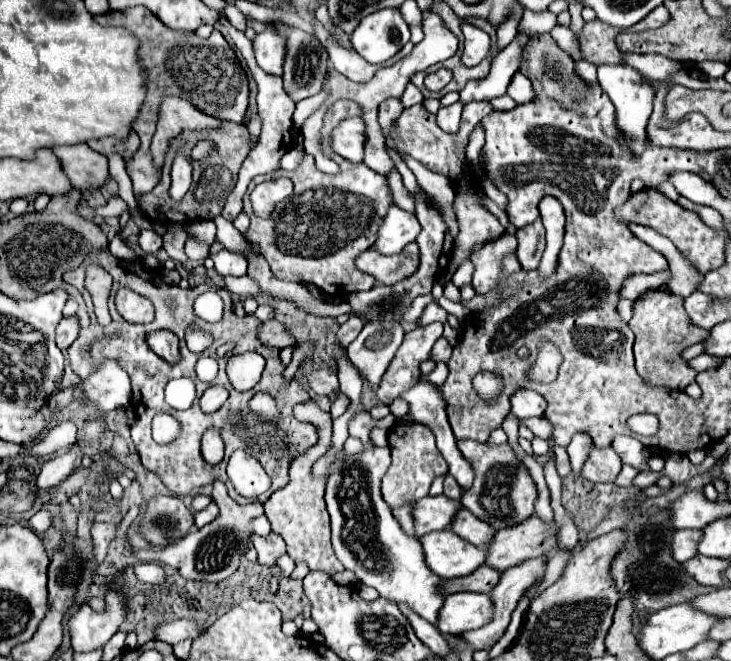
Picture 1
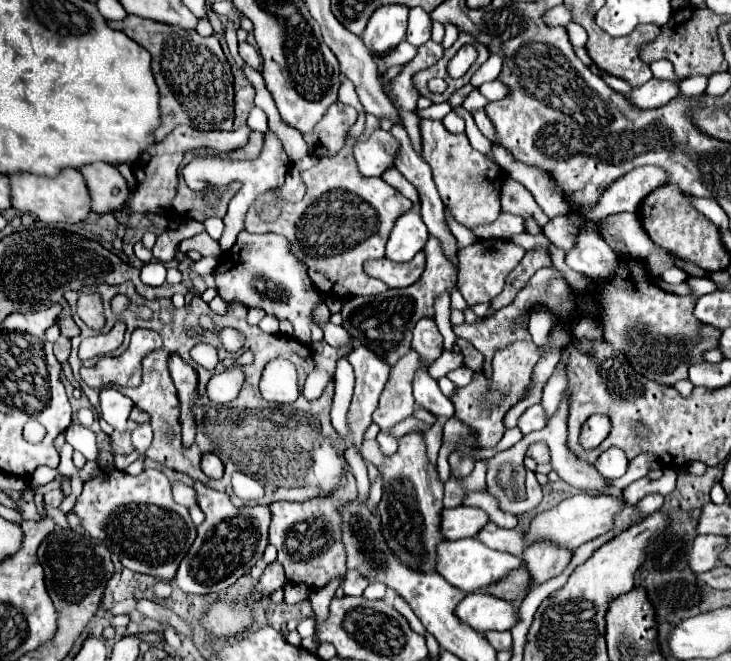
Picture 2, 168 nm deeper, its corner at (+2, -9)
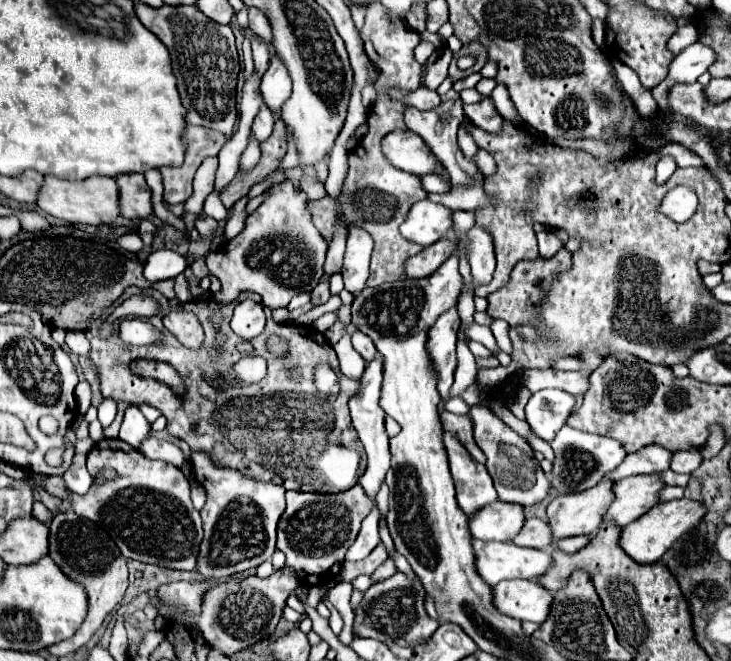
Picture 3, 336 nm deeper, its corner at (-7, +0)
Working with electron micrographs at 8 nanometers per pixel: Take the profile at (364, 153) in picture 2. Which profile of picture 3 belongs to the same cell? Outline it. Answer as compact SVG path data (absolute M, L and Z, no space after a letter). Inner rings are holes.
M393 131L383 139L383 153L389 163L413 175L429 175L437 171L437 157L425 141L413 131Z

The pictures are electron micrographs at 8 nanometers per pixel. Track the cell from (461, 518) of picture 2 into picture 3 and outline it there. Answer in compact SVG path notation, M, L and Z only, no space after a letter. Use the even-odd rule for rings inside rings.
M495 501L483 507L473 519L469 519L469 529L475 539L481 541L513 541L525 523L525 507L517 503Z

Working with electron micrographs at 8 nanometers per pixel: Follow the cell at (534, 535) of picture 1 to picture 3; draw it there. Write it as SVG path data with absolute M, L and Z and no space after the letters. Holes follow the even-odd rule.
M659 473L651 475L633 475L619 479L613 485L615 501L611 503L609 511L603 515L603 519L615 521L617 525L625 527L631 521L645 515L649 509L653 509L659 503L659 491L665 487Z

